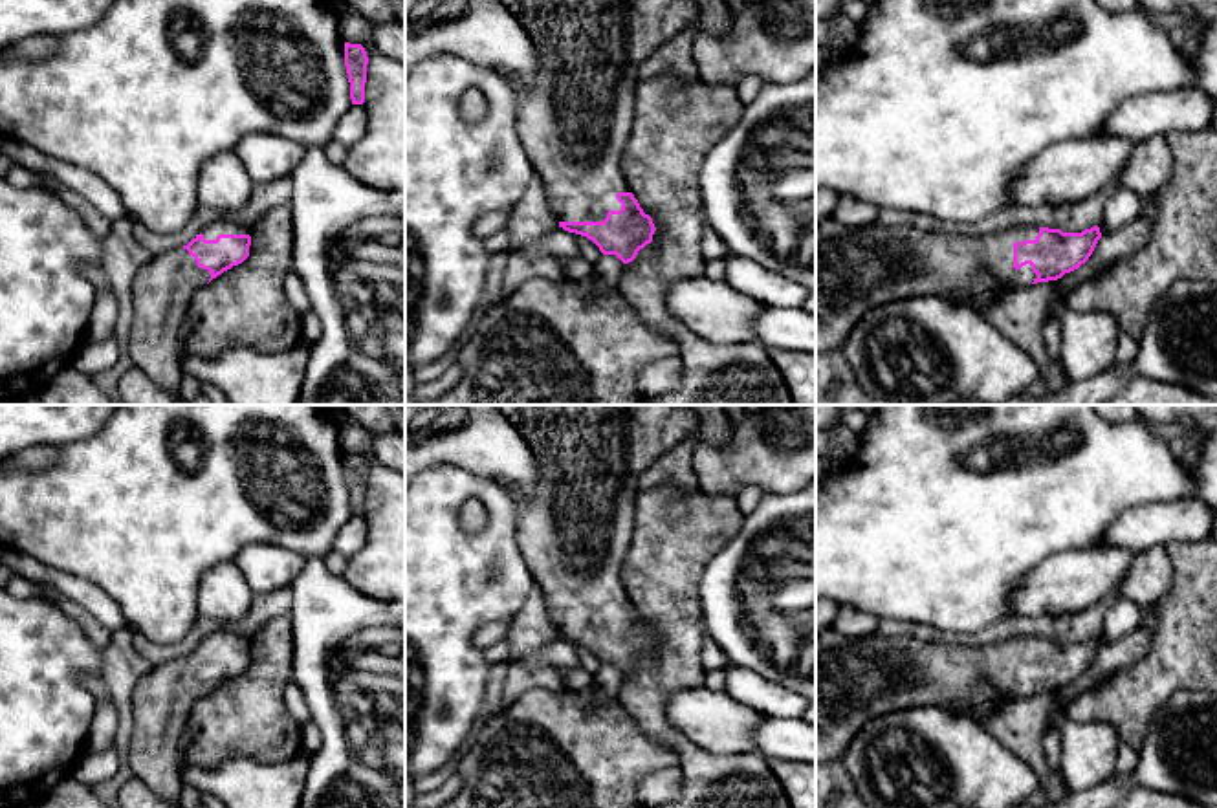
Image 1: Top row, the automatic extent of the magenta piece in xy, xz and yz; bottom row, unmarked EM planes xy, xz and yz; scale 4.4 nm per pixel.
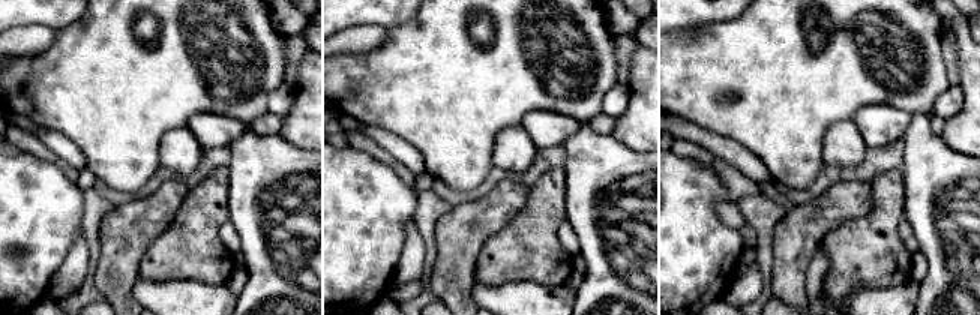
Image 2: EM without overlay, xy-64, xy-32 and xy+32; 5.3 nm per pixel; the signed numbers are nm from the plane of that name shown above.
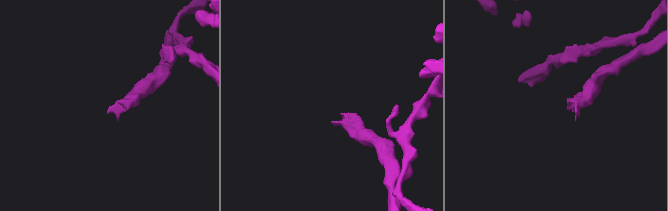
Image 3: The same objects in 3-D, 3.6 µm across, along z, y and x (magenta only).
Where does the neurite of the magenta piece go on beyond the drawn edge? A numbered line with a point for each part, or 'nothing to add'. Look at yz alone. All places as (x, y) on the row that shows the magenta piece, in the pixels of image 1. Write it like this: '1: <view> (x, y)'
1: yz (856, 268)

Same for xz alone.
1: xz (574, 120)

